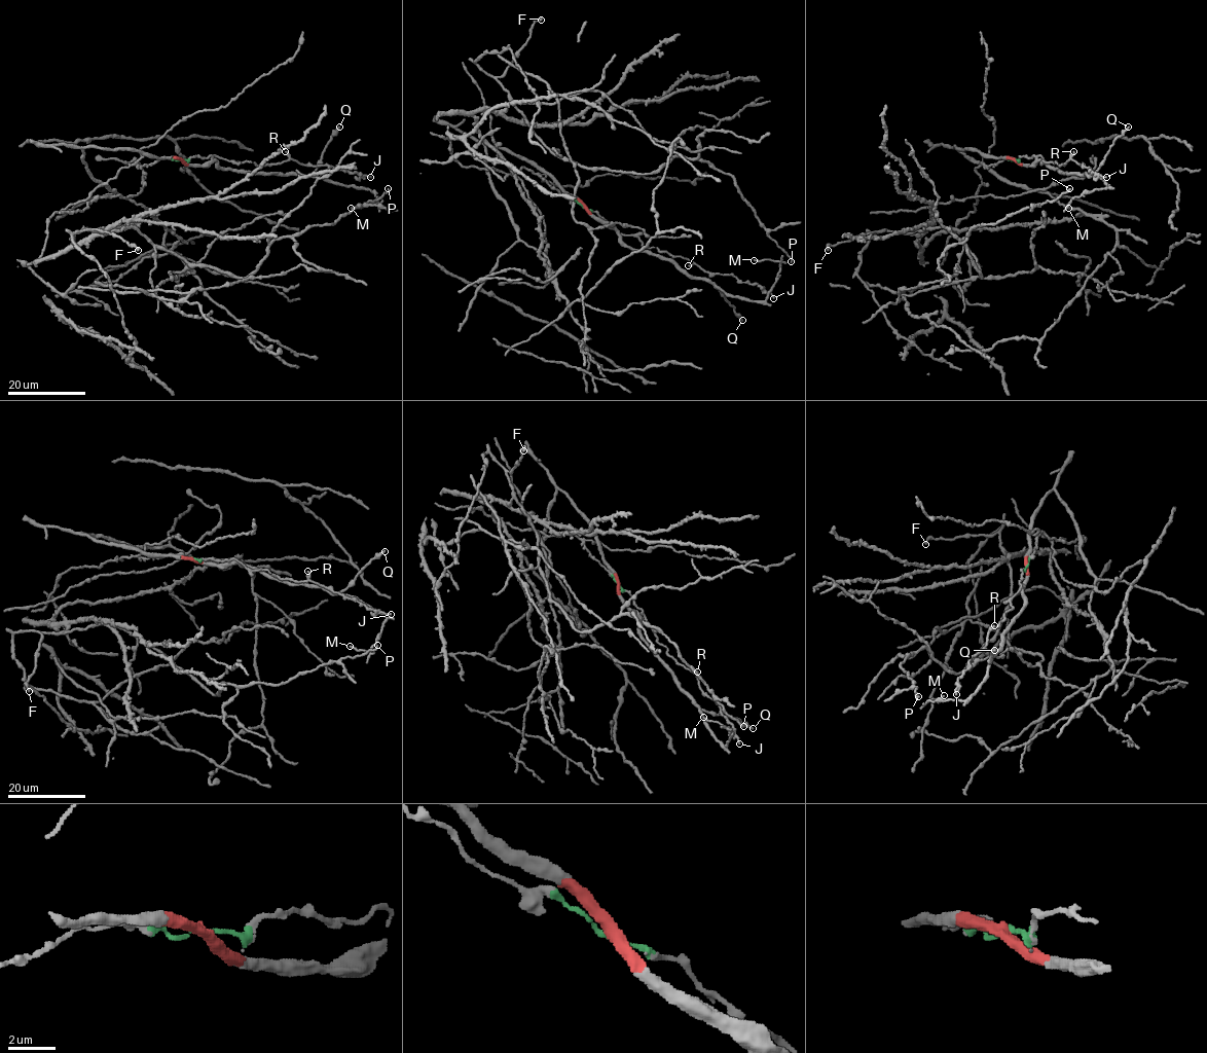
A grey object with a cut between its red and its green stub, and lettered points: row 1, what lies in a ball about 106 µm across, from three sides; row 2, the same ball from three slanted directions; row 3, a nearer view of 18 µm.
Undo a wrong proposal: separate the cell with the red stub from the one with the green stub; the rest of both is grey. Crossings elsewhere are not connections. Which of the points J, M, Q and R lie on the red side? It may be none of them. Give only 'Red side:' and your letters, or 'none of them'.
Red side: M, Q

